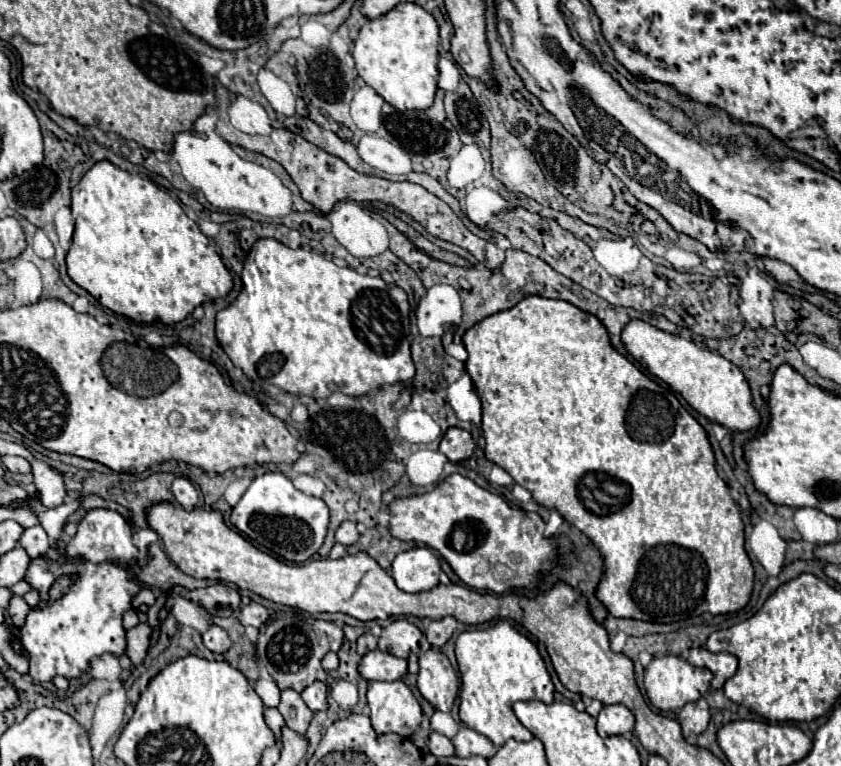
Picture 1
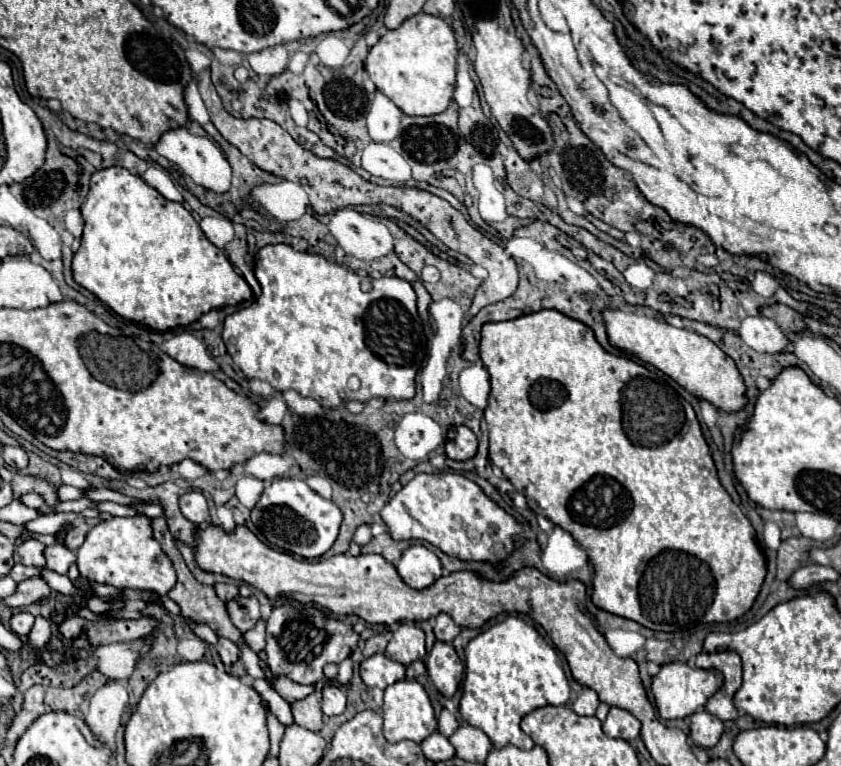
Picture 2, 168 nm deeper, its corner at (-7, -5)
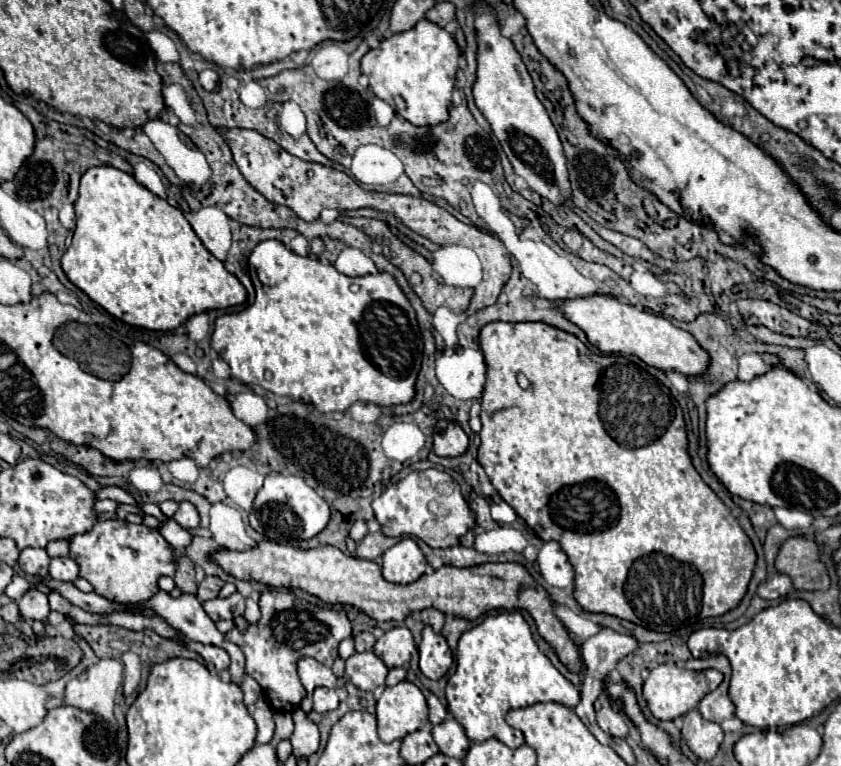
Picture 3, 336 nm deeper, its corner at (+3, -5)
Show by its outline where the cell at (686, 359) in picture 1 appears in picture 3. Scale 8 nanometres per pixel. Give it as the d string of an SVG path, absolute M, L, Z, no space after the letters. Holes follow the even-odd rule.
M594 294L586 298L570 298L564 300L560 310L564 318L586 332L588 342L600 352L636 354L648 366L660 370L676 368L678 372L684 372L684 376L698 376L704 370L704 364L708 364L708 354L696 344L696 340L692 340L692 336L688 336L688 332L676 328L670 320L658 314L636 310L632 304L620 302L614 296Z

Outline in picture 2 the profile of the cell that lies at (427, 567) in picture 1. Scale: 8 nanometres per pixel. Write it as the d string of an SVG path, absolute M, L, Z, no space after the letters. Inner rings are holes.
M422 544L410 546L406 552L402 552L396 570L414 590L430 588L442 576L442 564L438 556Z

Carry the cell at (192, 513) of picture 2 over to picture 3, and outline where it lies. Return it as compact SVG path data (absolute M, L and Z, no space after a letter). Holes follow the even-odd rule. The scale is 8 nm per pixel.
M180 502L180 508L176 510L174 520L176 520L182 528L186 528L186 530L192 530L192 528L196 528L196 526L200 524L196 506L190 504L190 502Z

